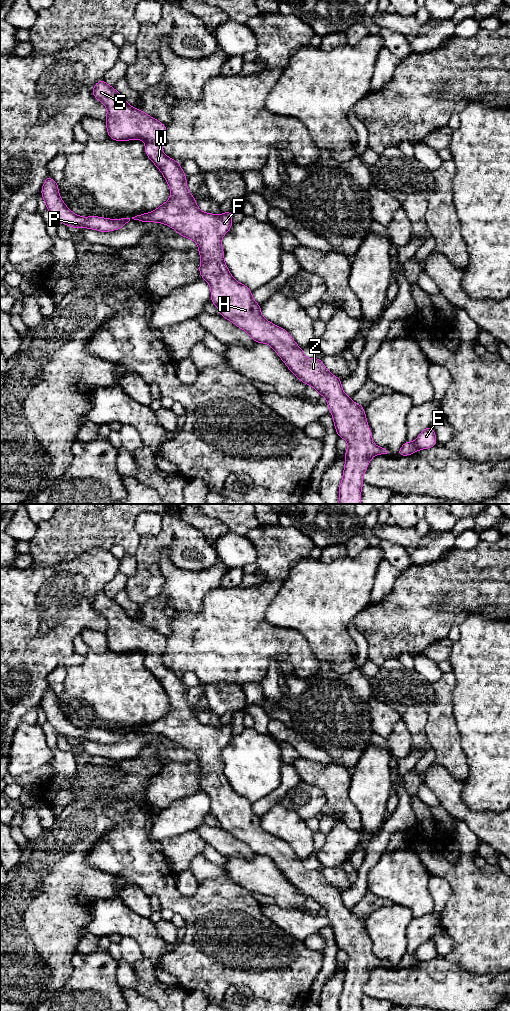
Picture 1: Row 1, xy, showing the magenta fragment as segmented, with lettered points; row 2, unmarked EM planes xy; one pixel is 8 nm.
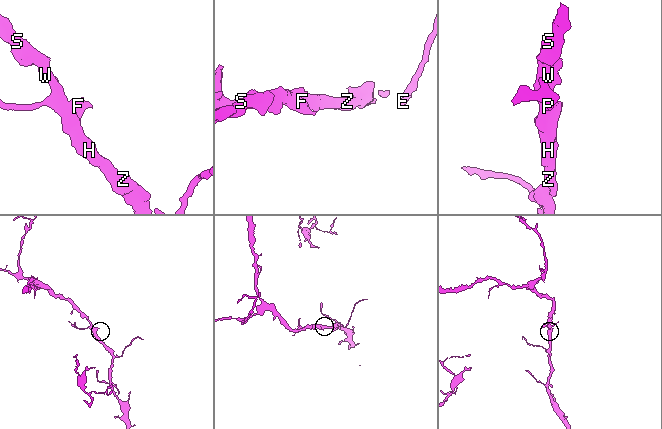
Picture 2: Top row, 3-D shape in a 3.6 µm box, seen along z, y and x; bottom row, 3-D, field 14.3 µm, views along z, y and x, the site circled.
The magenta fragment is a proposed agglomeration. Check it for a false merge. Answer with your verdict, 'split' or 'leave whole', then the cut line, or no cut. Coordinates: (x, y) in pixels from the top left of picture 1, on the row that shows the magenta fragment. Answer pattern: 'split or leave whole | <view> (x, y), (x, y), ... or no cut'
leave whole | no cut

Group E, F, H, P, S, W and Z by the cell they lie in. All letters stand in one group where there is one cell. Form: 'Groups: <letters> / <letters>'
Groups: E F H P S W Z

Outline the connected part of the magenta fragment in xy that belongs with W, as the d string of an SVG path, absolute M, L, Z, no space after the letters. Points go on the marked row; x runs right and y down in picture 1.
M103 79L94 85L92 94L107 108L105 124L108 136L115 141L136 139L144 141L146 155L161 171L171 189L171 197L164 204L151 213L143 213L132 217L132 219L139 222L166 224L176 230L179 235L195 241L198 244L197 249L201 258L199 273L210 286L211 302L219 309L219 314L247 332L256 343L269 344L301 382L314 387L318 395L326 398L339 438L343 438L348 442L348 448L345 451L346 459L343 478L339 486L338 504L361 504L361 490L364 484L362 477L372 457L377 454L390 456L388 448L378 447L374 444L364 407L356 404L344 393L341 385L342 380L331 374L319 358L307 358L303 353L303 349L295 343L292 336L284 328L266 320L261 315L261 306L255 302L251 294L252 291L233 278L224 261L224 251L221 243L222 237L233 225L232 211L227 210L224 214L215 215L202 212L199 209L193 194L187 189L186 175L180 163L168 157L162 151L162 142L167 132L166 125L147 115L142 110L130 106L124 97Z

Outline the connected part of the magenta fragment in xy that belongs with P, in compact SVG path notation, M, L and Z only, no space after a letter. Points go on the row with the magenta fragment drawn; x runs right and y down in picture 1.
M47 176L44 181L41 195L45 201L46 209L56 217L59 223L66 224L72 228L84 227L108 232L121 229L130 221L130 218L116 220L97 216L81 217L76 215L65 205L59 194L58 183L50 176Z

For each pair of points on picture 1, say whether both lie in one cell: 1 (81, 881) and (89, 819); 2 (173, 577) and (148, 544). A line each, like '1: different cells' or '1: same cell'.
1: same cell
2: different cells

